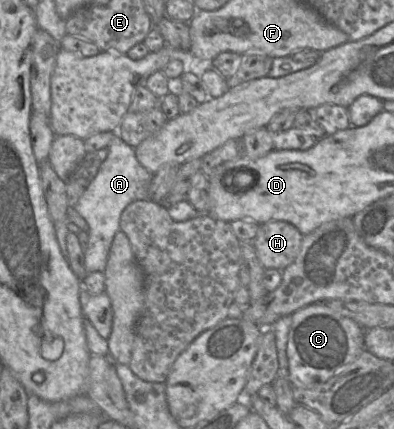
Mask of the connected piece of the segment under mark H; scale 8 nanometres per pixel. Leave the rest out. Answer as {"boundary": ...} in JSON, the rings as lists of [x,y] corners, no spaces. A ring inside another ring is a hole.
{"boundary":[[[272,220],[260,224],[252,244],[265,269],[283,271],[296,259],[303,234],[291,223]]]}

